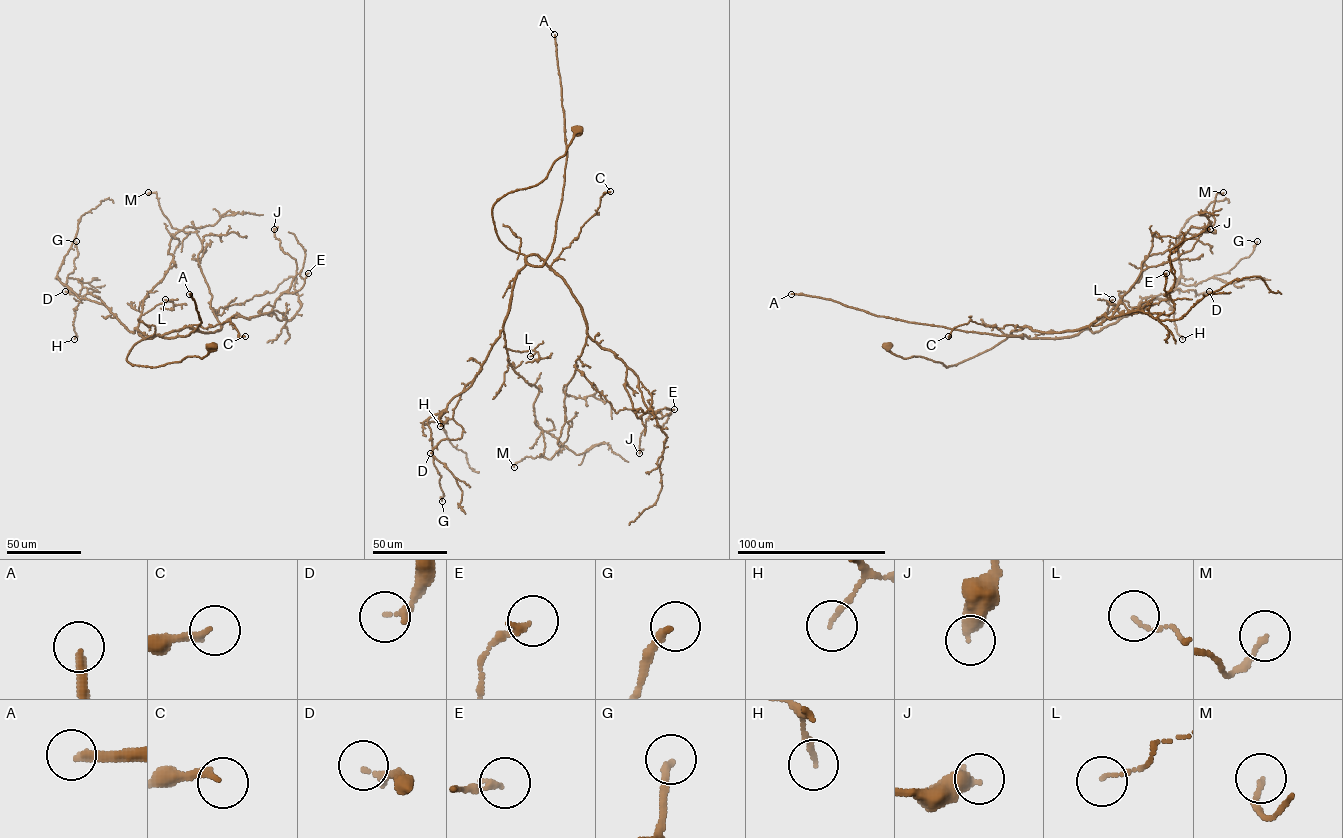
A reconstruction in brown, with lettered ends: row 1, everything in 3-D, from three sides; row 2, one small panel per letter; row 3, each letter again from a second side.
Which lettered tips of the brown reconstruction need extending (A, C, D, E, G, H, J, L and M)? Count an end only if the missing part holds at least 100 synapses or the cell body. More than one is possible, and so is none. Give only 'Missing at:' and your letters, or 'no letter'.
Missing at: A

